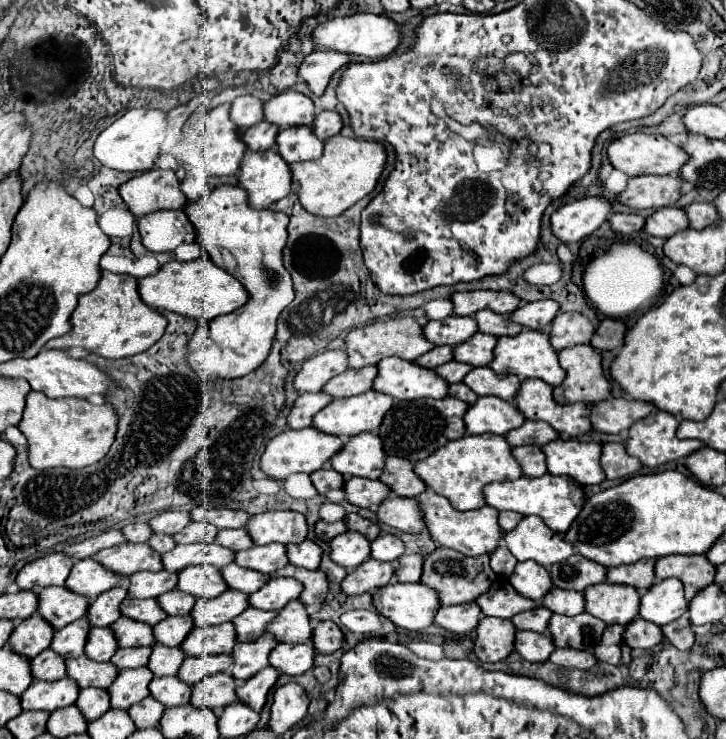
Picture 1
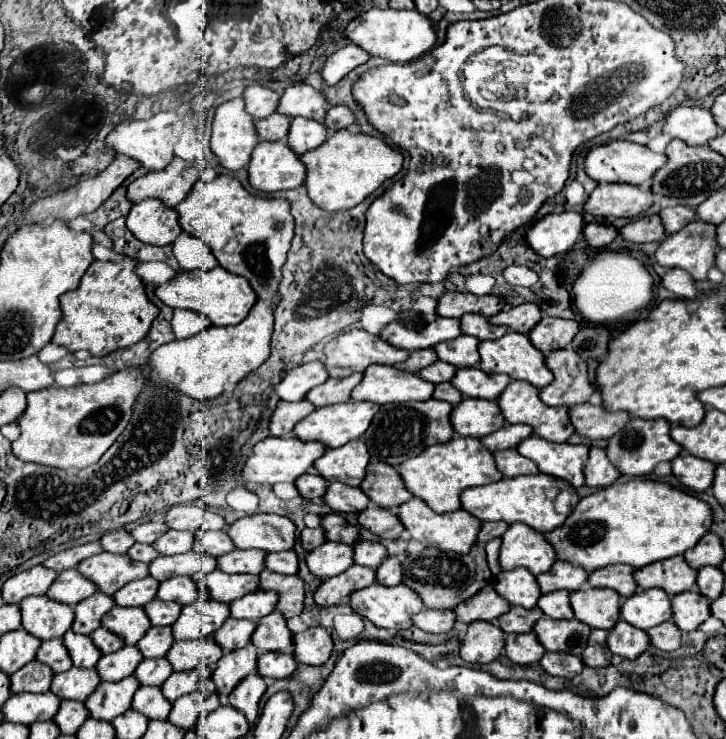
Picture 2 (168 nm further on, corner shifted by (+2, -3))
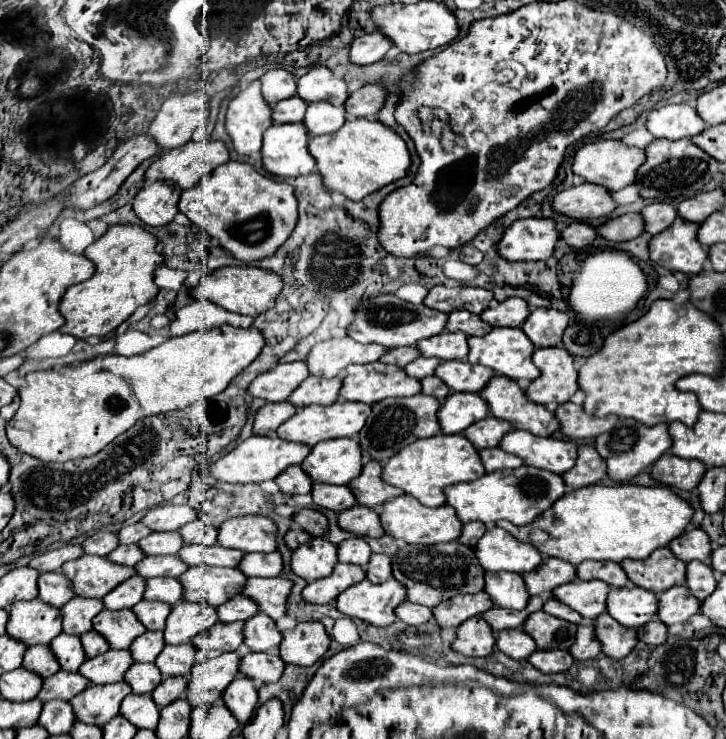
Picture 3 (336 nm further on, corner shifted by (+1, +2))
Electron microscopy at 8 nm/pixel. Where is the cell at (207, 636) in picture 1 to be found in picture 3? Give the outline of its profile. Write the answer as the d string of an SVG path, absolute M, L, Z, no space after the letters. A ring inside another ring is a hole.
M178 644L178 646L164 646L160 656L156 658L156 666L162 676L182 676L186 678L194 666L194 646L192 644Z

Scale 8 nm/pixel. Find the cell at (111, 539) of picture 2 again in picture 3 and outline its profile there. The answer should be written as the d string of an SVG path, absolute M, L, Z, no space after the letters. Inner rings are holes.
M96 532L94 536L86 538L82 544L84 554L96 554L96 556L106 556L110 550L118 546L118 536L112 532Z

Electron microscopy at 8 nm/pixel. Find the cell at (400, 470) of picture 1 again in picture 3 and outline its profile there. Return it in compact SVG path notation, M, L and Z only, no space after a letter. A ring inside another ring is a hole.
M370 460L362 468L362 474L348 482L348 488L354 494L356 502L360 502L362 506L368 506L368 508L378 508L384 502L402 494L402 490L398 490L396 486L390 486L390 484L382 482L380 474L382 474L380 462Z

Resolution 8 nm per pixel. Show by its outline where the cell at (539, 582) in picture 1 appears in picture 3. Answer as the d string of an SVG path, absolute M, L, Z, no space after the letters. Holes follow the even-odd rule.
M486 572L484 592L500 608L512 610L522 610L530 598L522 586L522 576L514 572Z

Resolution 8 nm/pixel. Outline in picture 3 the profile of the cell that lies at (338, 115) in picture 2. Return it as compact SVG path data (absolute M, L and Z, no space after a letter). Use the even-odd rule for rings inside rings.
M372 82L354 90L344 106L350 116L376 118L376 114L384 108L384 102L386 102L386 88L382 86L382 82Z

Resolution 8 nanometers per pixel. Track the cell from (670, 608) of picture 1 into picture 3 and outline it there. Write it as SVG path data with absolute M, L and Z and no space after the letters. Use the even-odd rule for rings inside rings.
M638 586L612 588L606 598L606 612L626 628L640 628L656 618L658 596Z

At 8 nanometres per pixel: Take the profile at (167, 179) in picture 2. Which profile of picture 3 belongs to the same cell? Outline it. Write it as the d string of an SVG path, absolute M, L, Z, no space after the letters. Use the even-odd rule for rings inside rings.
M190 140L178 148L166 150L162 158L156 158L146 172L146 182L172 180L182 190L188 190L196 186L200 178L228 160L230 154L222 140Z

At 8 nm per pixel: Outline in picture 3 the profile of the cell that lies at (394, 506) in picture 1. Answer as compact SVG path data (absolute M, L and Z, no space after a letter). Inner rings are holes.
M352 506L350 510L344 510L338 514L338 526L342 530L348 530L362 538L374 538L374 534L380 538L384 534L382 524L378 522L378 512L366 506Z

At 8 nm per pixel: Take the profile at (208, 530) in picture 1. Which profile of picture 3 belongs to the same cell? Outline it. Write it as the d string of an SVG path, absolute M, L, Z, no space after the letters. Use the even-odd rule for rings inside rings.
M152 532L138 542L138 548L146 556L166 556L166 554L178 554L182 544L184 542L182 538L178 538L178 532Z

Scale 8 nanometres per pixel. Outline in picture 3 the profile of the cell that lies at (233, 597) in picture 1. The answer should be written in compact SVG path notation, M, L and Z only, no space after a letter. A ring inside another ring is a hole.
M180 602L172 608L166 628L164 628L164 640L166 644L184 644L192 640L196 634L208 630L218 620L216 610L208 608L204 604L194 602Z

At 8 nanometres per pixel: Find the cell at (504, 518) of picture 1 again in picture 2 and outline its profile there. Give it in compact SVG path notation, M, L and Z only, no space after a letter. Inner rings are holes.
M497 521L497 523L483 523L483 527L481 527L481 531L479 531L479 537L477 537L477 541L479 543L487 543L487 541L491 541L491 539L495 539L495 537L501 537L503 533L505 533L505 529L507 529L509 525L505 523L505 521Z

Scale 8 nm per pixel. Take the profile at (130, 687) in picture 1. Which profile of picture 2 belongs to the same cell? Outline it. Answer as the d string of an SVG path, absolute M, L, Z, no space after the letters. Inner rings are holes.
M135 675L115 681L115 683L103 681L101 687L97 687L97 691L89 695L89 699L85 701L87 709L91 711L91 717L111 721L113 717L121 715L123 711L131 707L133 695L139 689L139 685L141 683L137 681Z

